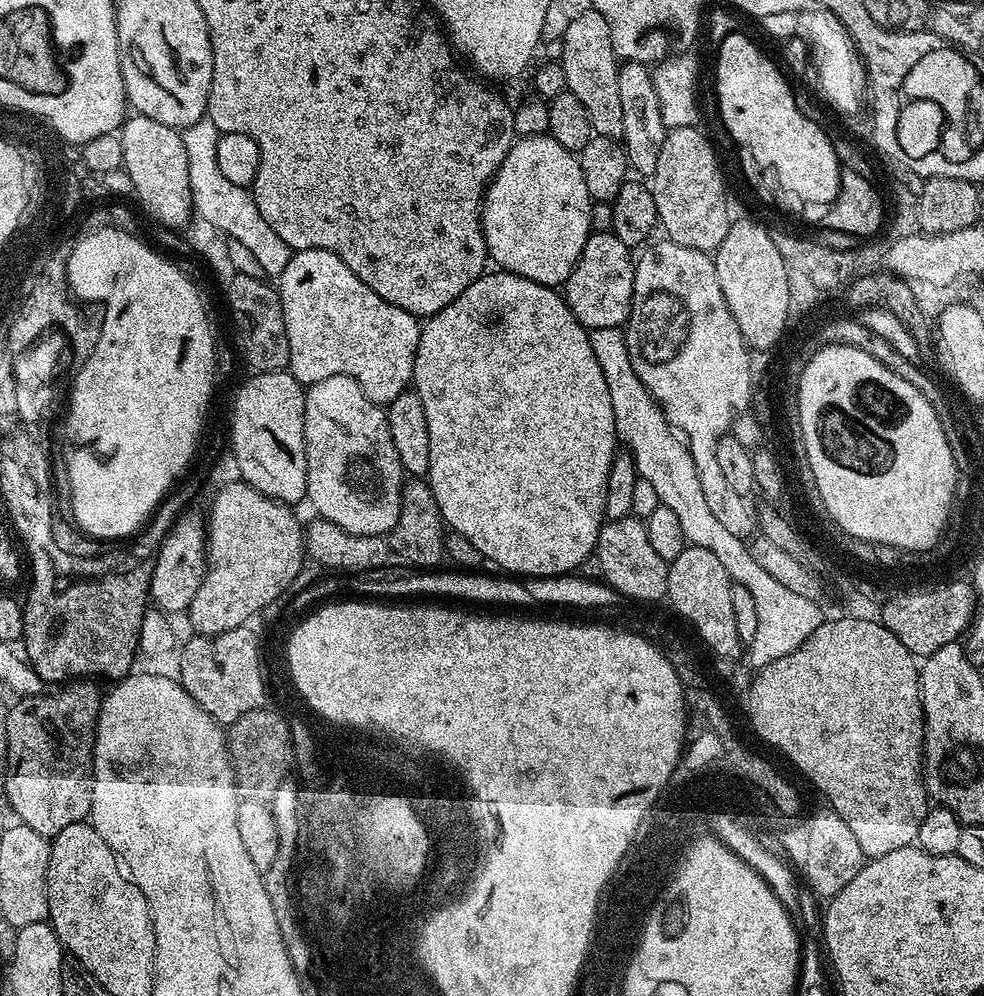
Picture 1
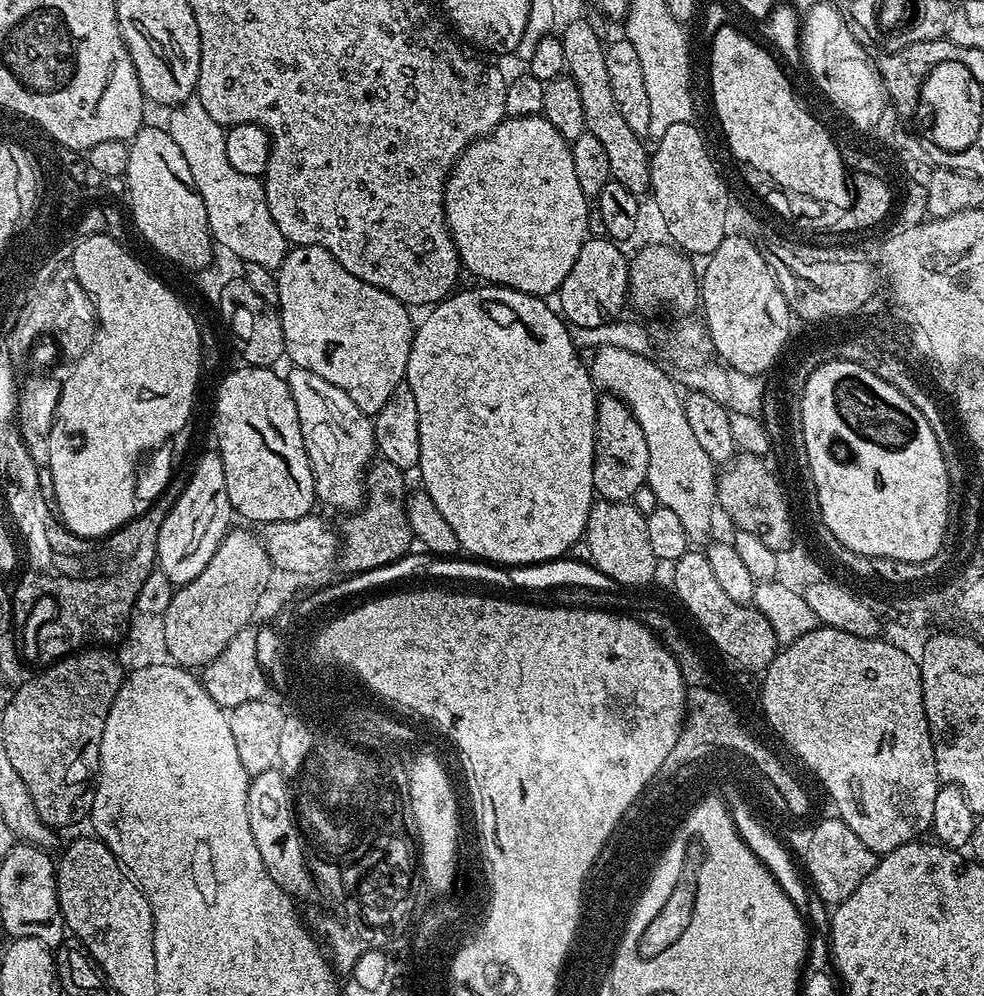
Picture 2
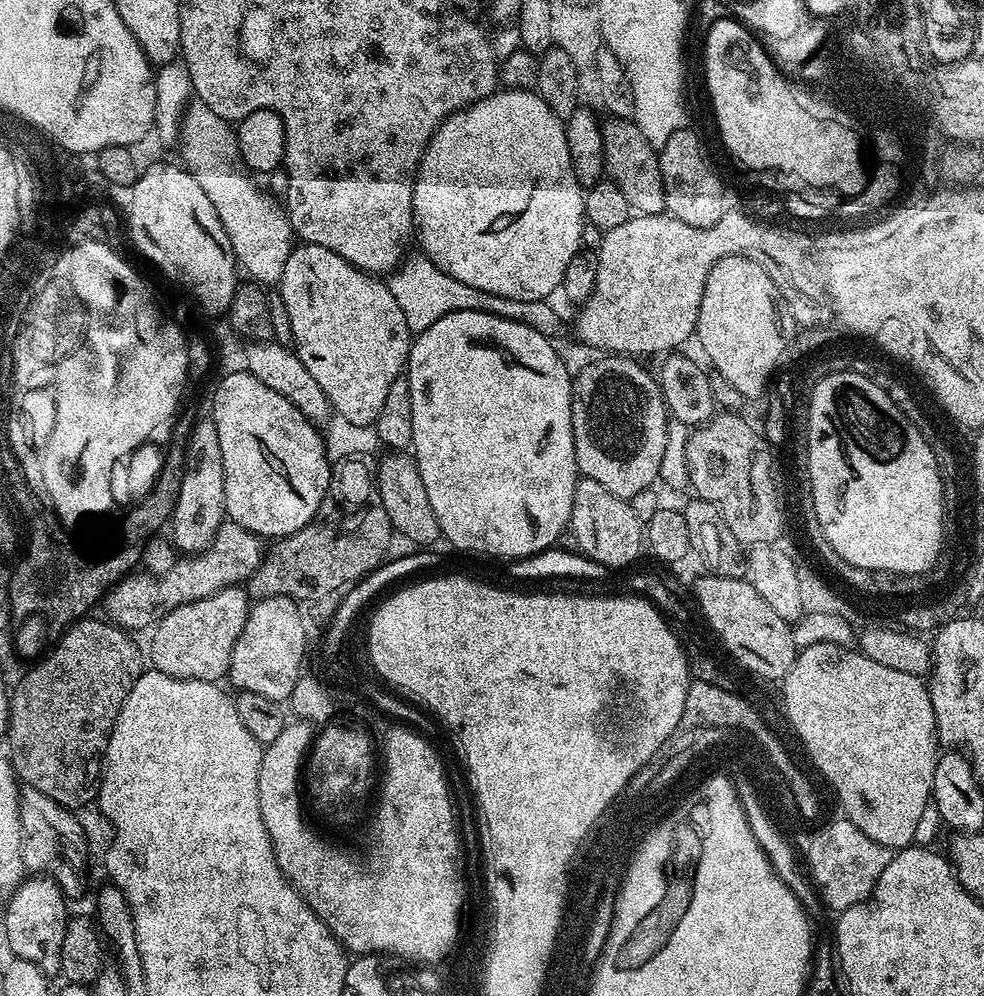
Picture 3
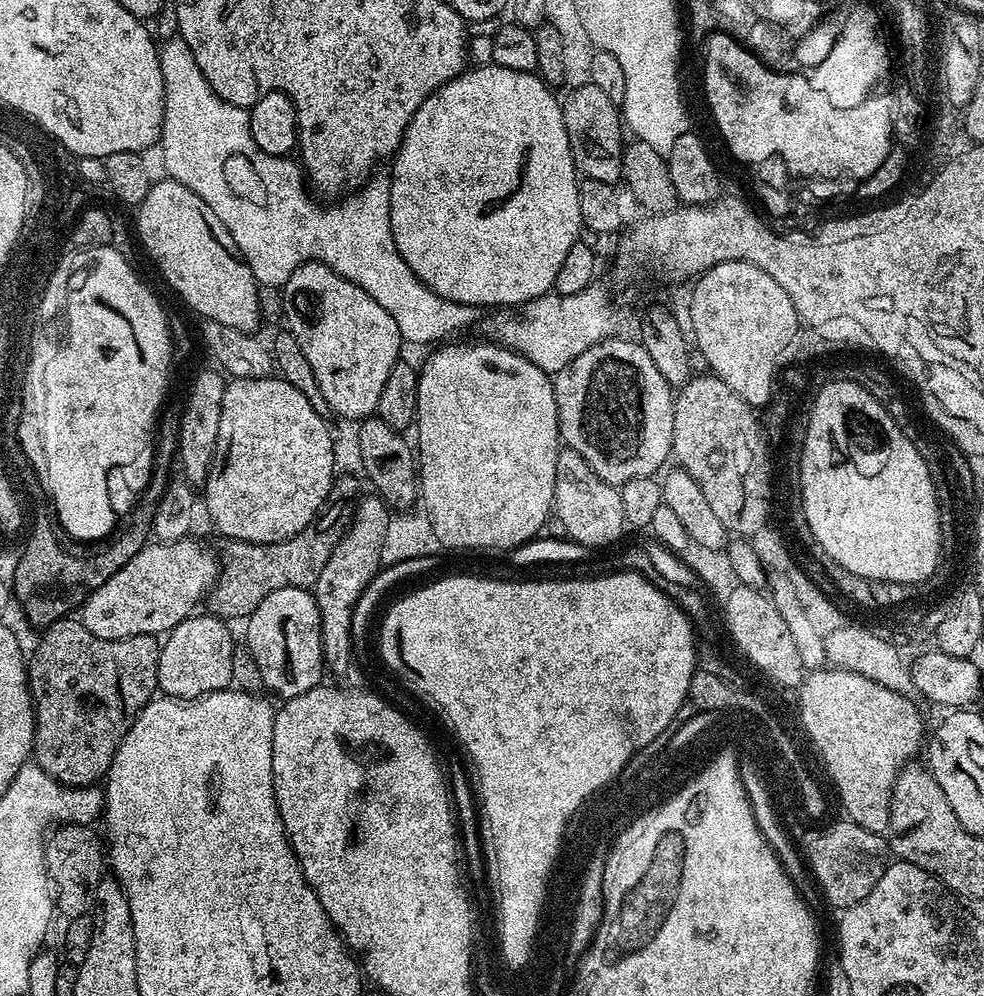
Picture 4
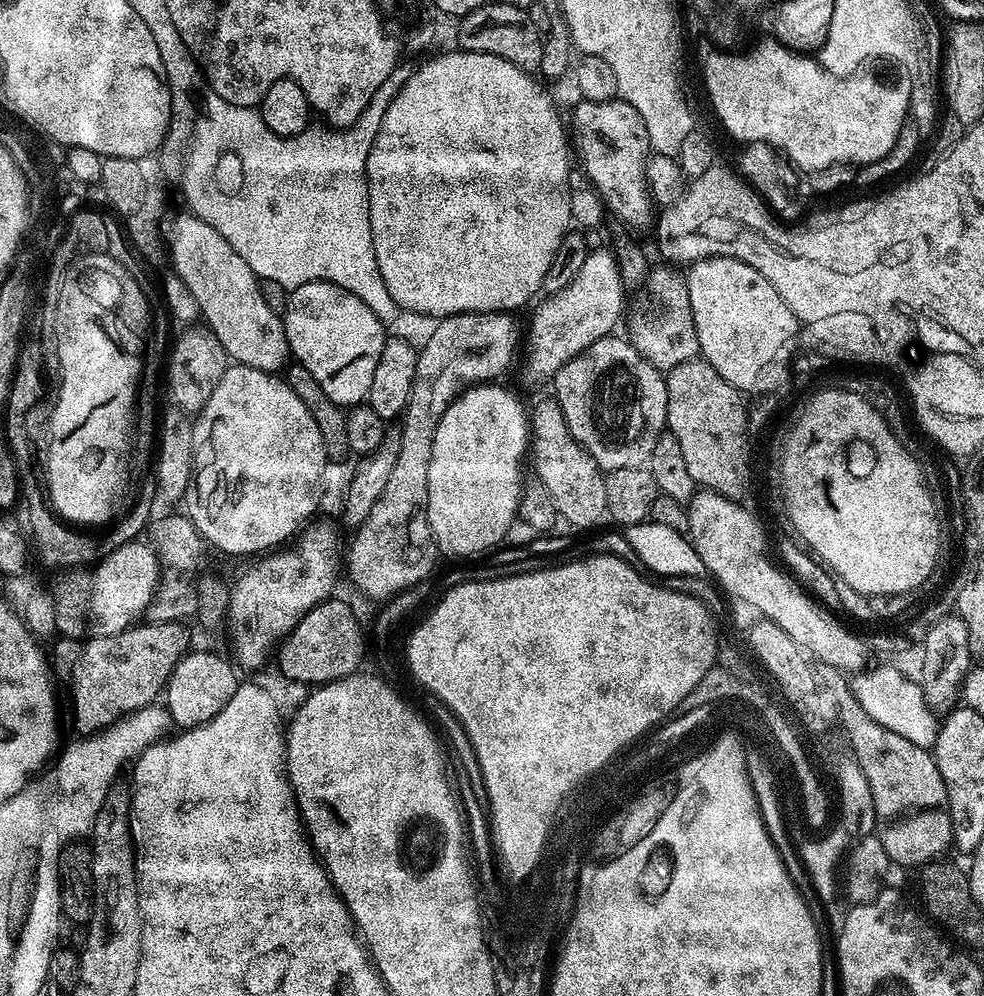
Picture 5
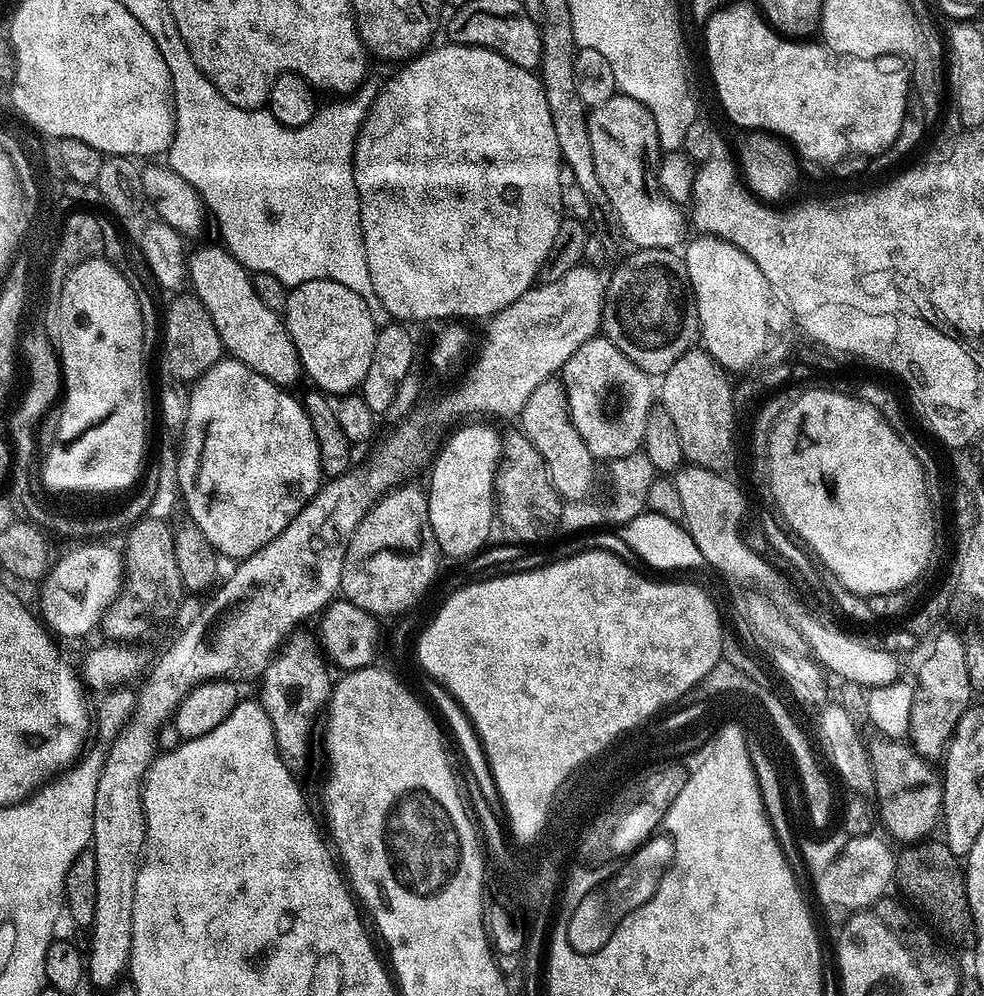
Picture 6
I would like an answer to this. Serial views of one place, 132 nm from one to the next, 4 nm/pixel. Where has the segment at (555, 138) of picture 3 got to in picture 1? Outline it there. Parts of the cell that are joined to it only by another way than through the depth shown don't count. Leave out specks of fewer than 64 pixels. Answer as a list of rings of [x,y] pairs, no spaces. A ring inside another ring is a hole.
[[[547,134],[517,139],[489,180],[480,205],[480,225],[484,231],[489,261],[497,269],[544,284],[547,288],[563,286],[582,254],[582,246],[586,246],[586,238],[593,233],[593,203],[590,190],[586,190],[586,178],[582,178],[577,153],[566,150],[566,146],[558,146],[555,138]]]

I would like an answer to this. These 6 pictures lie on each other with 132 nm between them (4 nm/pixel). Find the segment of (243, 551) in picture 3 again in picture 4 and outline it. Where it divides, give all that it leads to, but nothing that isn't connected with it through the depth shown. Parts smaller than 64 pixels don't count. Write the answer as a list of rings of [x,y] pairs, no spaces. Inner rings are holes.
[[[185,537],[178,541],[151,541],[126,562],[122,570],[108,579],[102,587],[94,590],[82,603],[78,619],[86,630],[107,641],[121,640],[136,636],[162,636],[176,628],[186,617],[193,615],[196,608],[211,592],[220,576],[220,562],[215,551],[212,552],[200,540]]]

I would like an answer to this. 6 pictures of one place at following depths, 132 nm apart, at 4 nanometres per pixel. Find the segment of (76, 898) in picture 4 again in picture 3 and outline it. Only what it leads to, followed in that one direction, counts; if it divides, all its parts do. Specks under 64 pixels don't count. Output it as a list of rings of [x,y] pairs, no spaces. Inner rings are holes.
[[[21,787],[18,799],[18,819],[22,826],[22,862],[29,873],[48,876],[64,891],[65,897],[80,896],[88,884],[88,836],[71,808],[63,808],[54,798],[46,798],[42,790]]]

